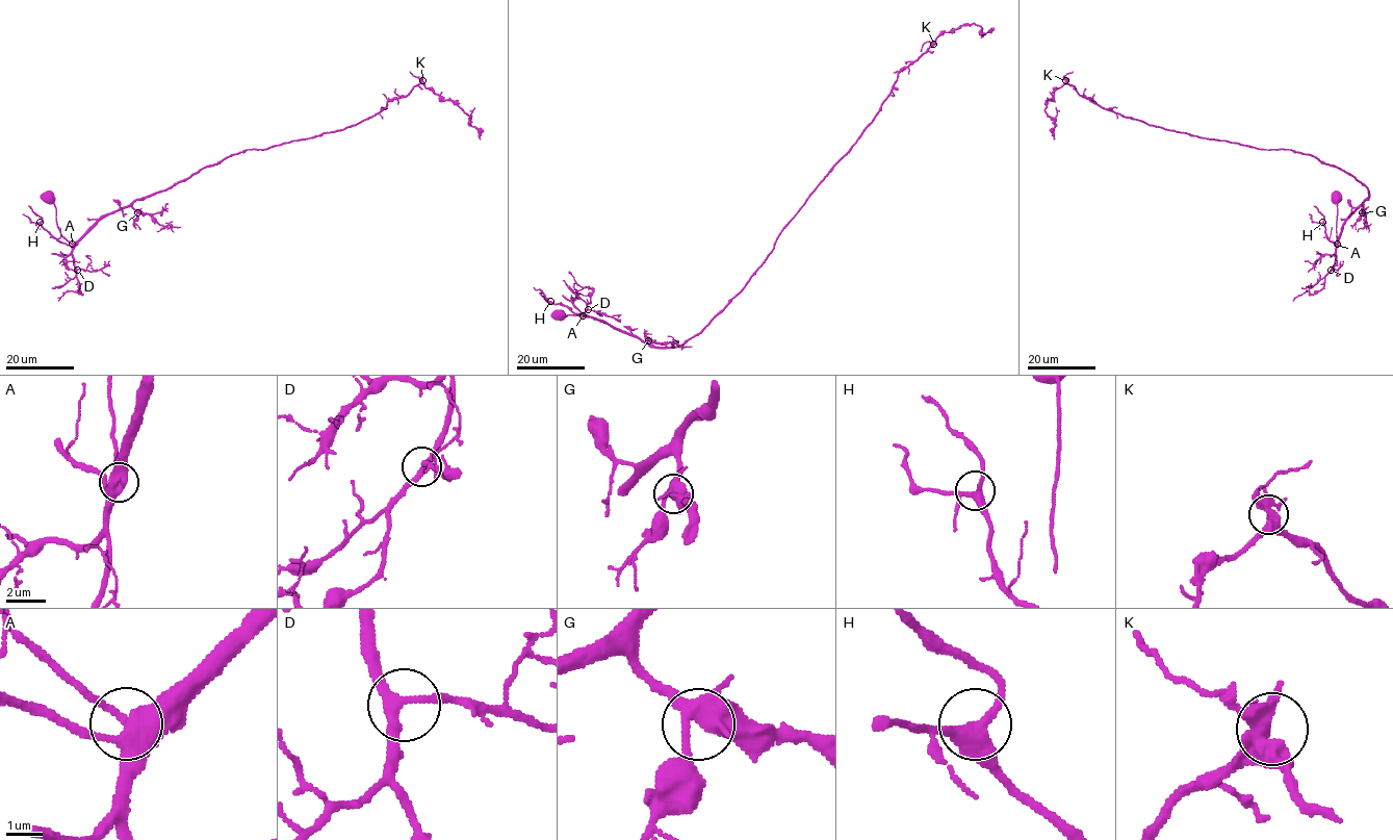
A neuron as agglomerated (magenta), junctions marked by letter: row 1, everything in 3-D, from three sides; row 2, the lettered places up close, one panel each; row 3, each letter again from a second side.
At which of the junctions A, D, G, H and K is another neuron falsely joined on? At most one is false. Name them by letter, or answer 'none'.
none

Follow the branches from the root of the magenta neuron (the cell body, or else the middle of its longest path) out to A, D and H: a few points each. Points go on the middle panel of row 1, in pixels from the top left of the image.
A: (558, 314), (583, 315)
D: (558, 314), (582, 316), (588, 309)
H: (558, 314), (583, 315), (550, 301)

